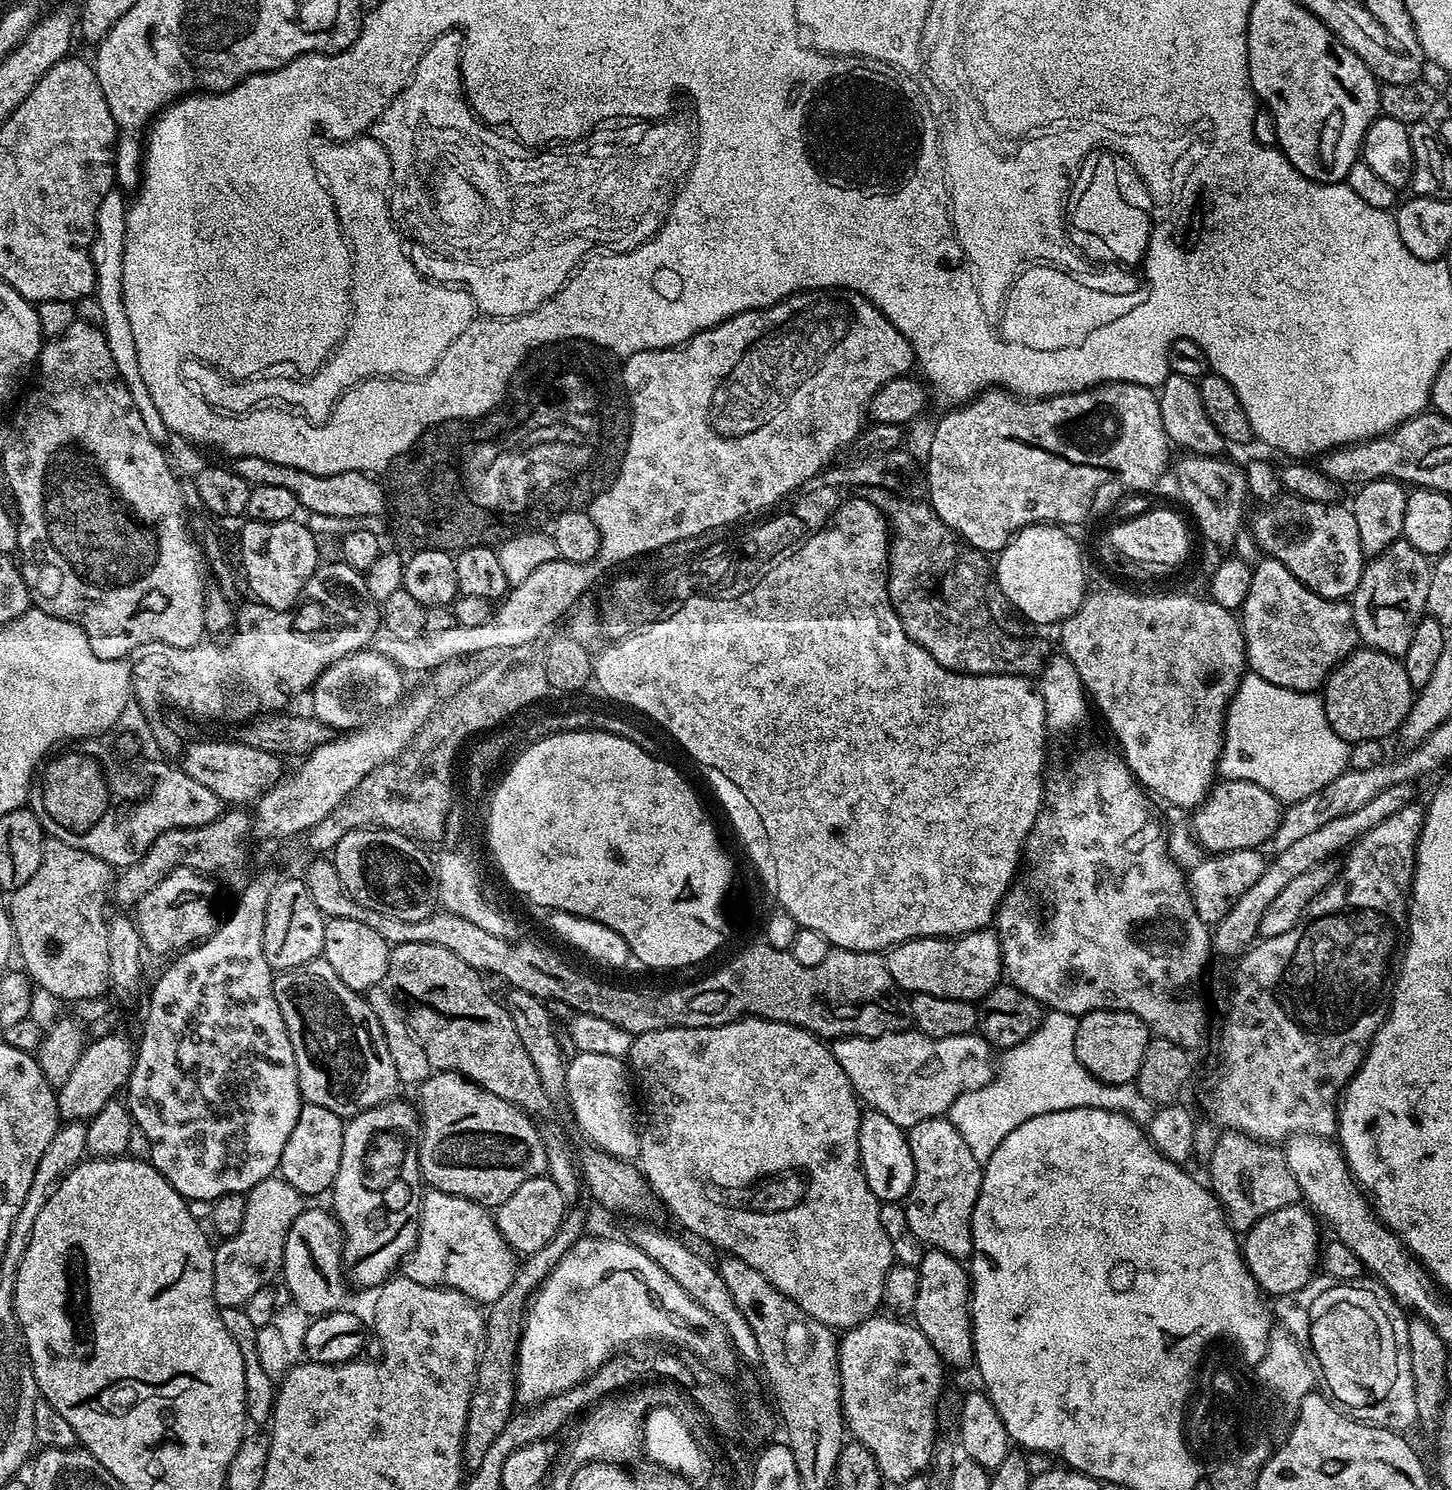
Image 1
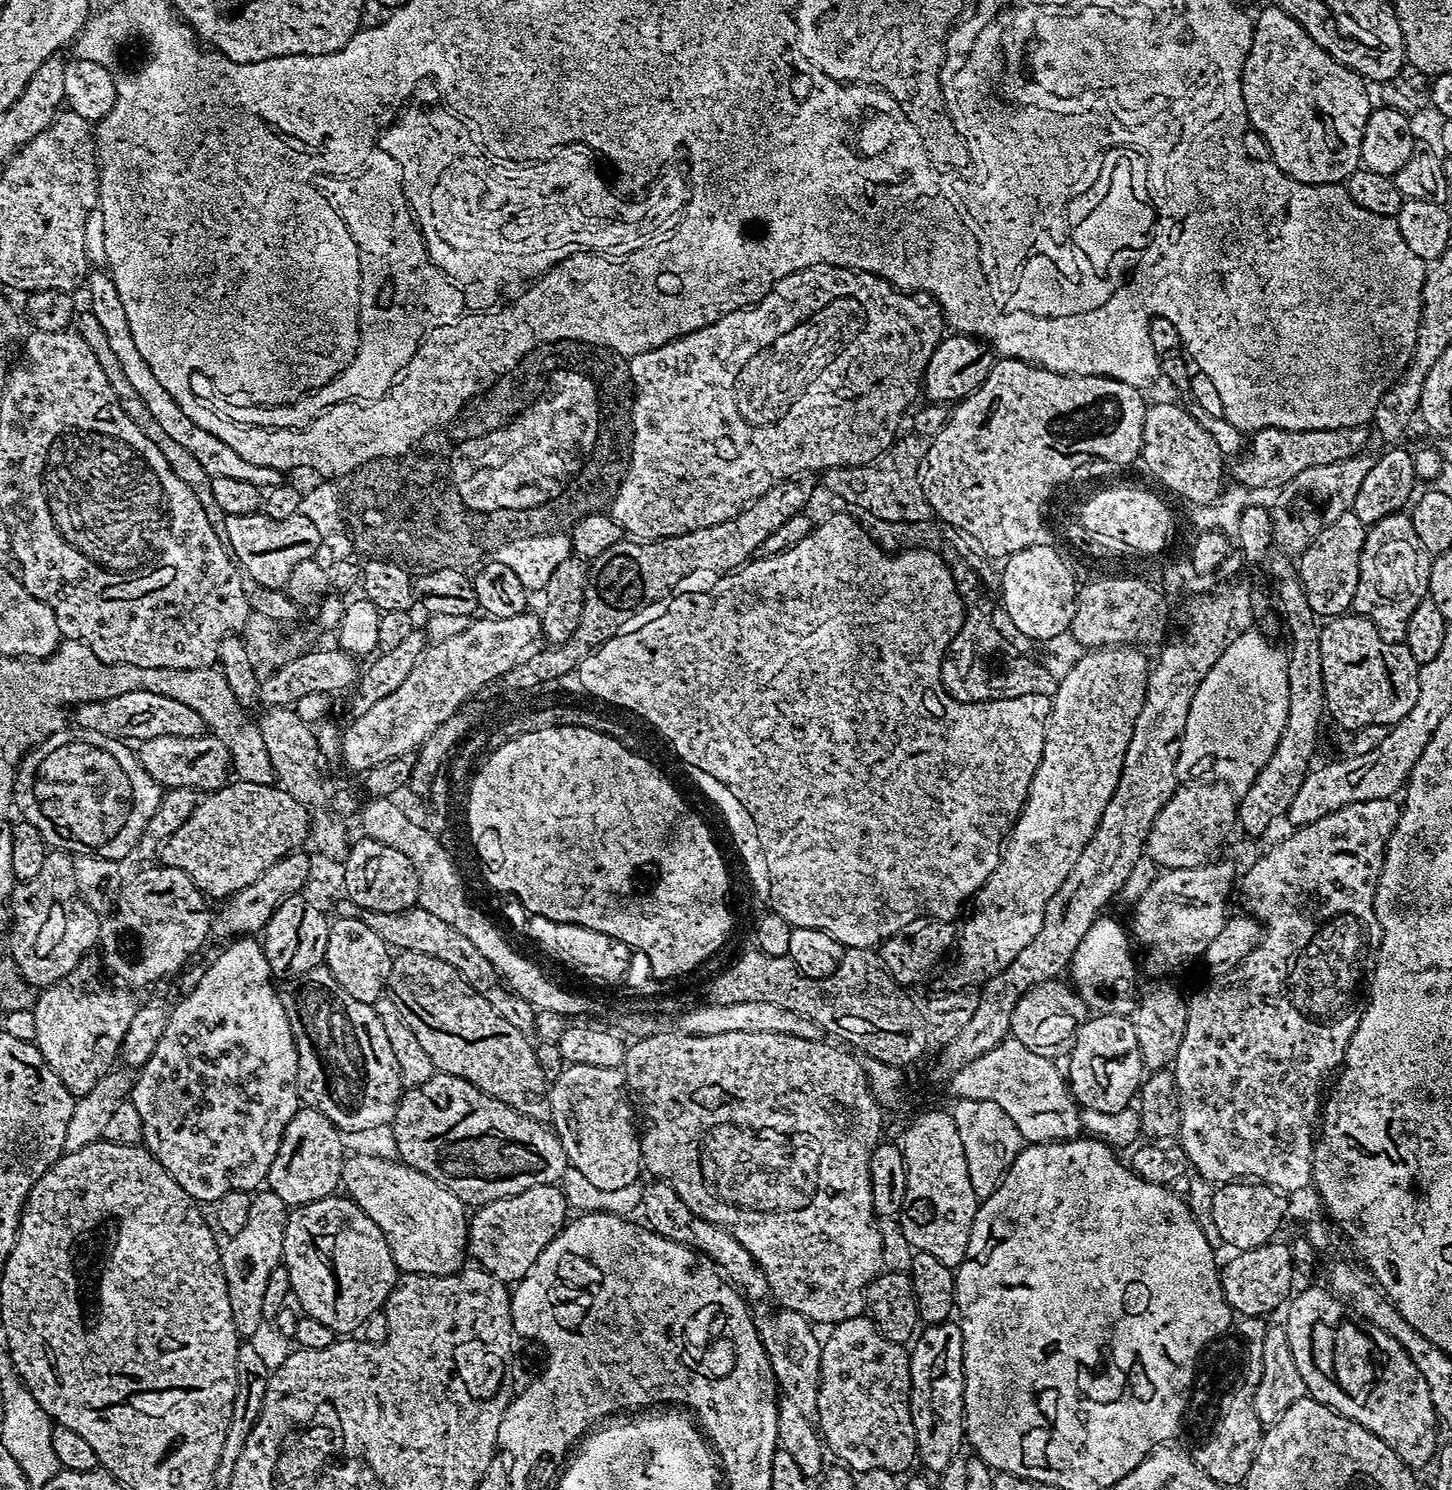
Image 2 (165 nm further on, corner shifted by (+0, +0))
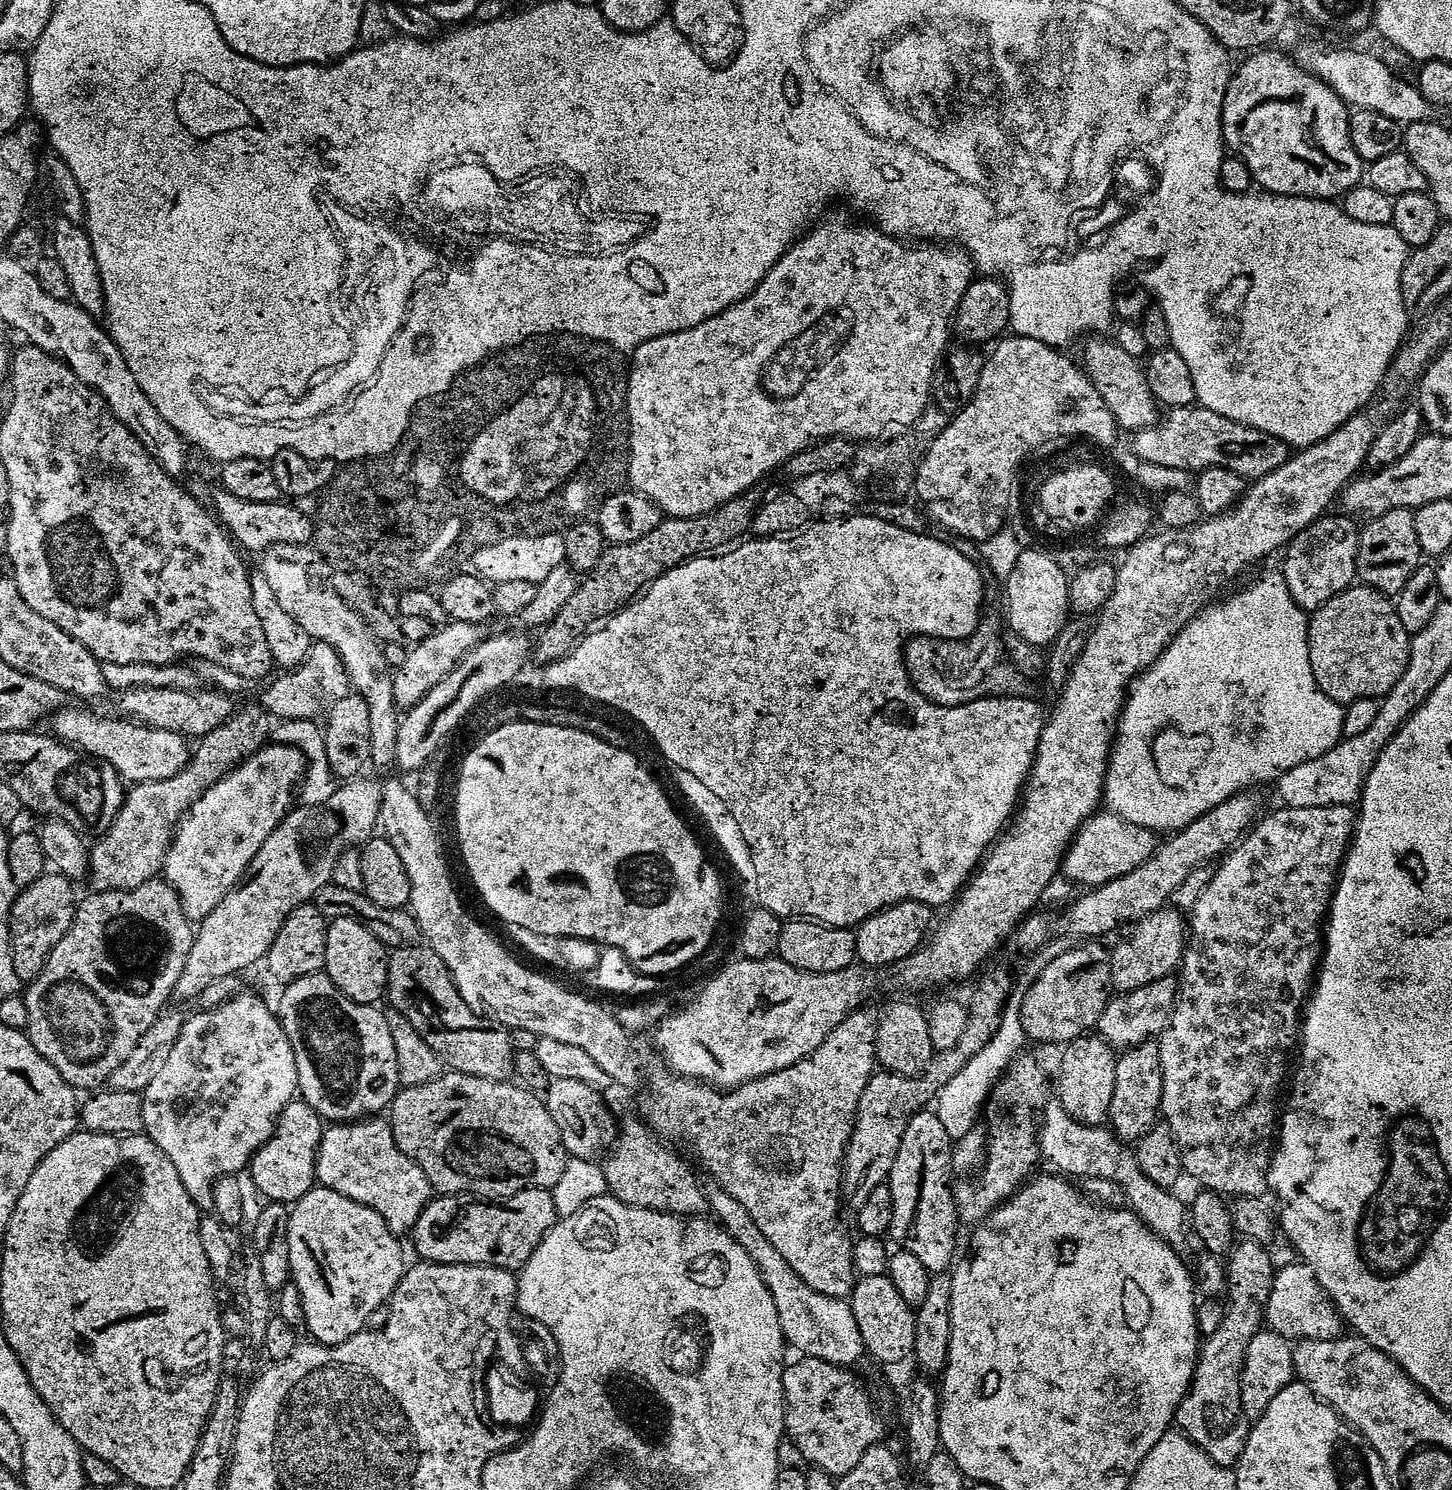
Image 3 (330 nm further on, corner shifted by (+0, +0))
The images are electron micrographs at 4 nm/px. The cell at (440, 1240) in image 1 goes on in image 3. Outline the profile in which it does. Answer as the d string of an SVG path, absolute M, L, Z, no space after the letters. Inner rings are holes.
M361 1118L351 1122L329 1123L320 1136L320 1149L316 1155L316 1178L321 1185L338 1190L338 1194L354 1202L362 1202L382 1214L386 1226L392 1232L408 1234L418 1222L418 1216L433 1195L434 1189L426 1174L422 1174L420 1167L410 1158L406 1158L402 1150L398 1150L391 1123L387 1119L380 1119L384 1118Z

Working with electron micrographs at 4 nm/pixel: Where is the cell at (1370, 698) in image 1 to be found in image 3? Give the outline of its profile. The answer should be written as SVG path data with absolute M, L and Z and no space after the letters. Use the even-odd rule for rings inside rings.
M1359 582L1353 583L1352 587L1340 592L1334 598L1330 598L1322 607L1317 608L1315 612L1308 616L1308 653L1310 654L1310 670L1314 674L1314 682L1322 690L1322 694L1326 694L1326 698L1330 698L1334 703L1347 706L1360 699L1382 698L1391 690L1398 678L1402 678L1402 674L1408 665L1408 645L1410 643L1410 633L1402 626L1402 622L1398 618L1398 614L1393 610L1394 604L1385 593L1378 591L1376 588L1369 588L1367 584Z

